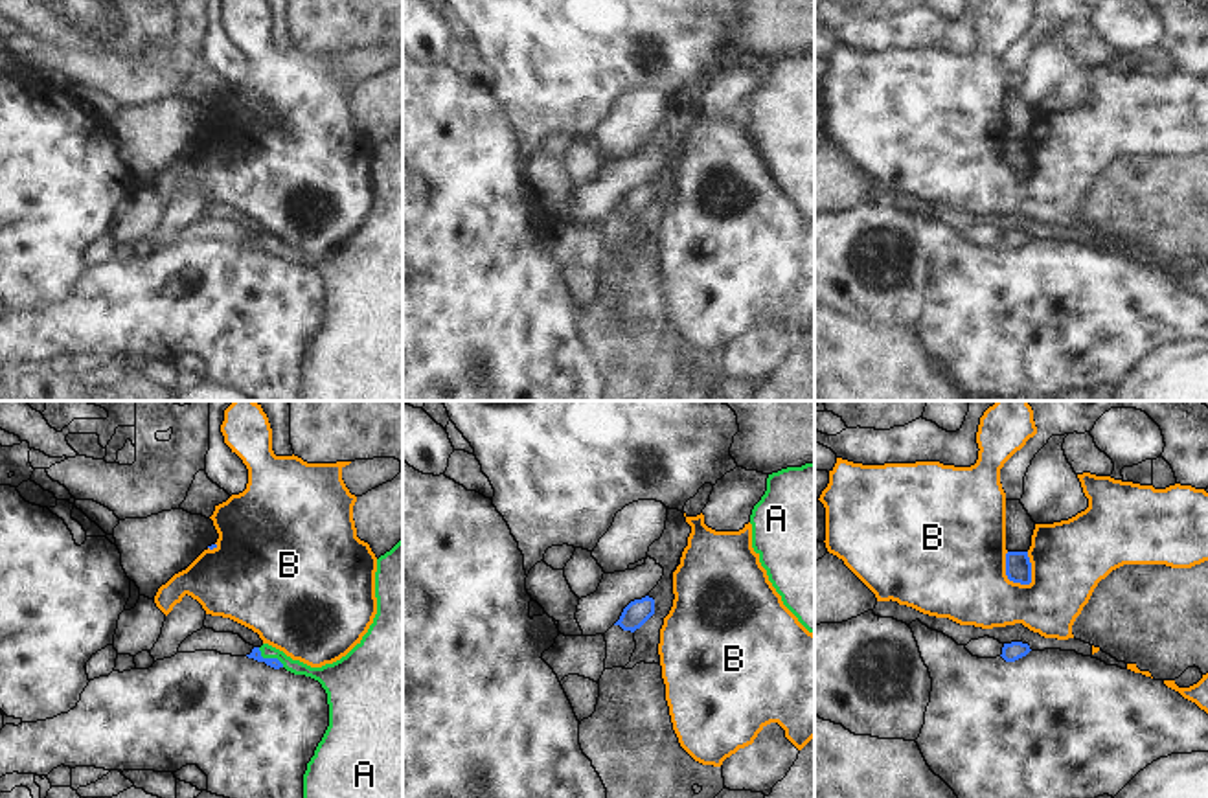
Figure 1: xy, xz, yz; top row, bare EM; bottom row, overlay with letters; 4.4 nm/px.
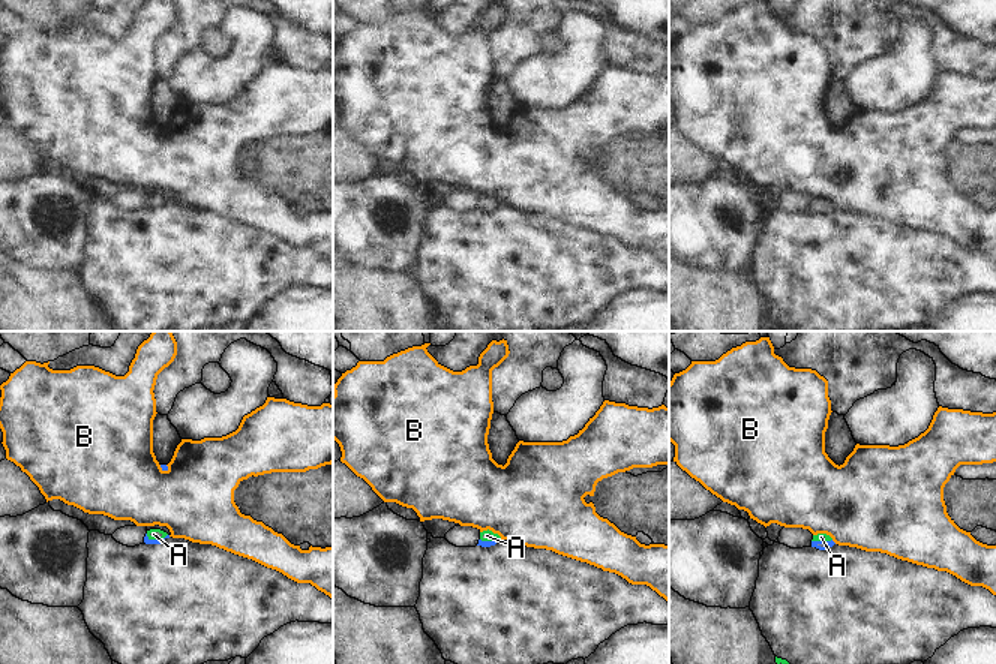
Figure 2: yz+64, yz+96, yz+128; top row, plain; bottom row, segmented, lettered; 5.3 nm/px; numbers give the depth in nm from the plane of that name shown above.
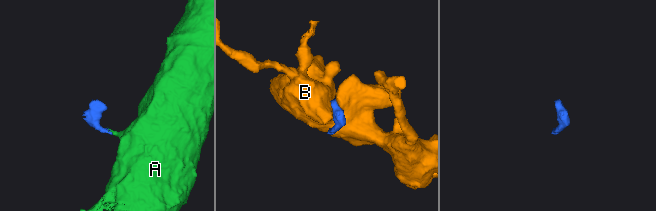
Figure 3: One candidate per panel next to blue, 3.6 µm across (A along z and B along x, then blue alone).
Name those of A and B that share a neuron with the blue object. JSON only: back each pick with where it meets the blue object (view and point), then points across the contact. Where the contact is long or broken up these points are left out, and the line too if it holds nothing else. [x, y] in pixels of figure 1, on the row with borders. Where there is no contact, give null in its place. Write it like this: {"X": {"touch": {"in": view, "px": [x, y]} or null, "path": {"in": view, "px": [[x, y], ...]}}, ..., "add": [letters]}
{"A": {"touch": {"in": "xy", "px": [269, 659]}, "path": {"in": "xy", "px": [[256, 653], [269, 659], [324, 673]]}}, "add": ["A"]}

